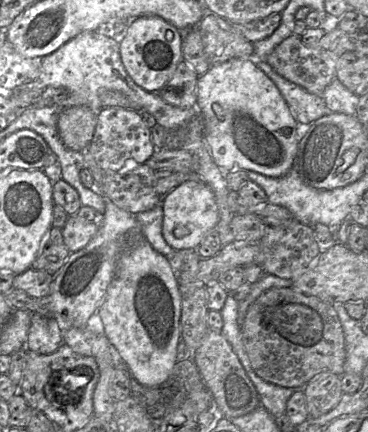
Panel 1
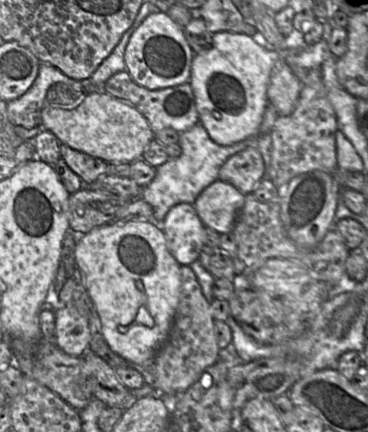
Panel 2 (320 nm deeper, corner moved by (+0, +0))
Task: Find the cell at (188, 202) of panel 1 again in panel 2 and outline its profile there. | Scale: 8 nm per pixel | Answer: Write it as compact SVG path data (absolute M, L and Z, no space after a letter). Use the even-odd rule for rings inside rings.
M190 203L173 206L160 224L167 248L176 261L189 266L199 259L204 246L205 225Z

